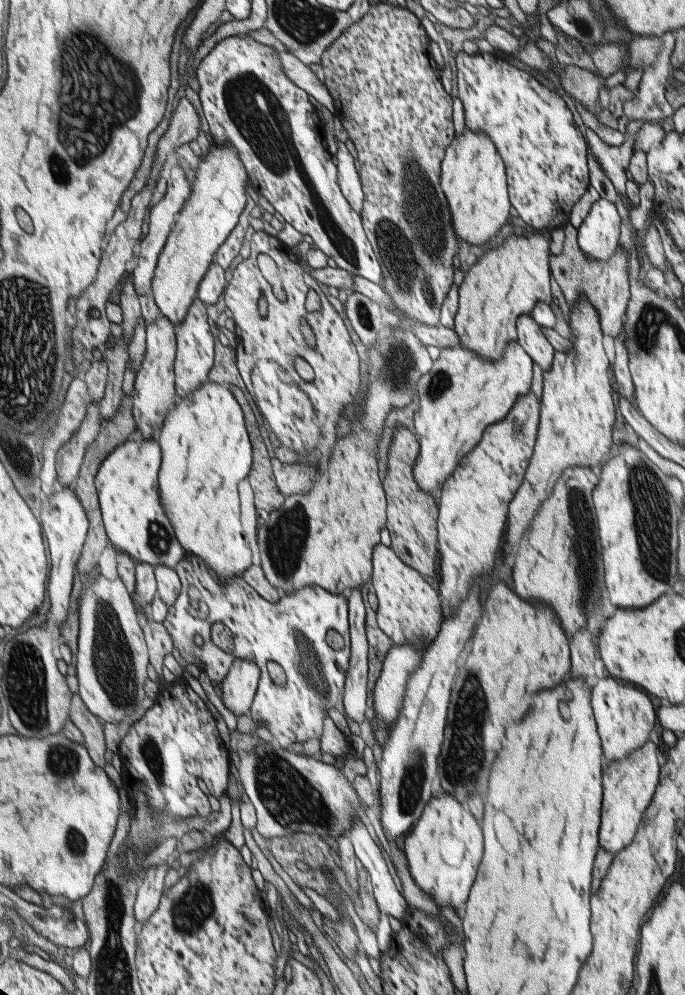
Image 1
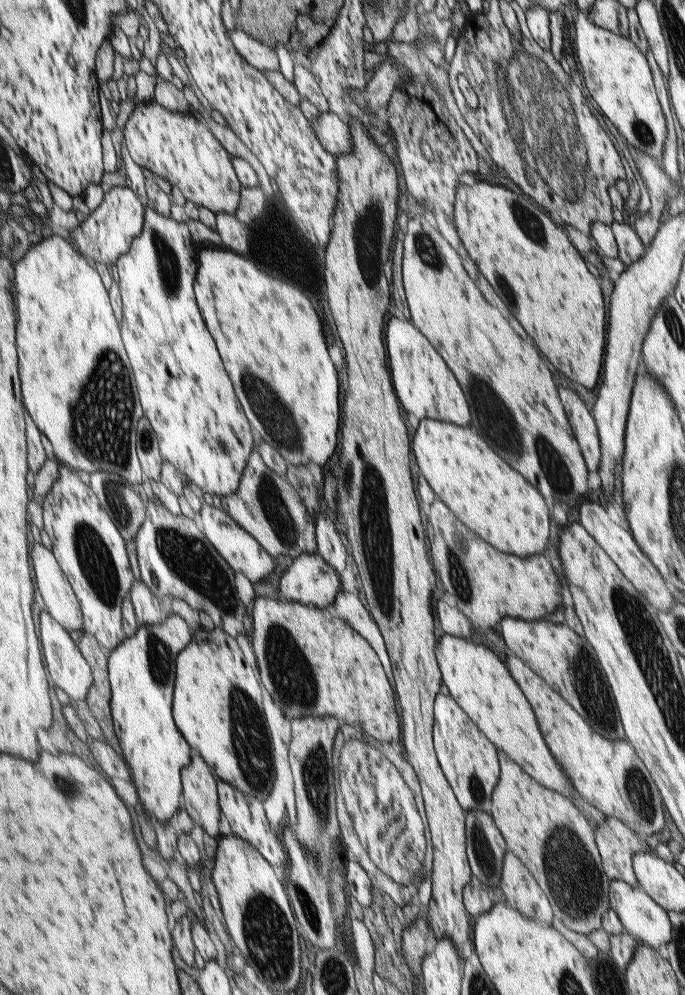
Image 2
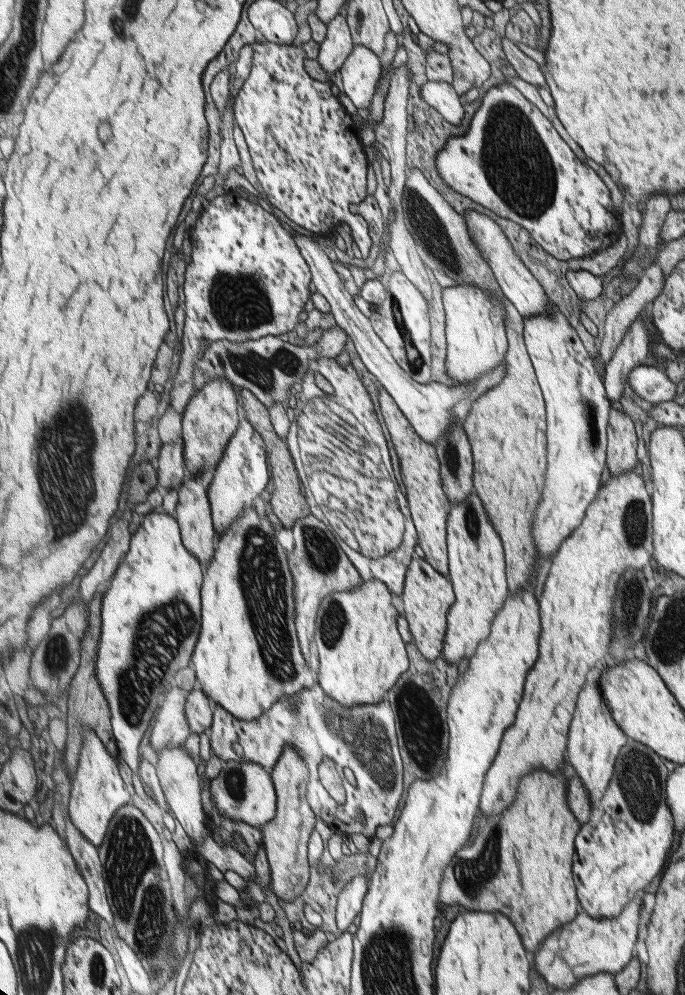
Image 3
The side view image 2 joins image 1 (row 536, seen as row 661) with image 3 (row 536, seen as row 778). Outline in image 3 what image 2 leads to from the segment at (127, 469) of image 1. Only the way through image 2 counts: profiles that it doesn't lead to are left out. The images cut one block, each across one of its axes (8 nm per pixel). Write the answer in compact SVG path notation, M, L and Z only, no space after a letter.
M152 512L146 515L144 522L139 527L138 531L133 535L133 541L131 542L131 551L124 558L123 564L120 566L120 570L113 577L110 590L104 599L103 604L103 637L101 640L101 649L99 650L99 659L97 660L97 673L99 681L102 683L104 692L110 704L112 704L112 710L114 710L113 727L119 747L121 748L121 756L124 761L137 772L140 771L140 764L142 764L142 754L140 754L140 748L142 748L142 740L146 736L146 732L152 728L152 722L154 718L157 718L156 714L159 713L159 709L164 705L164 701L168 699L168 693L176 686L174 680L176 680L176 674L184 668L188 668L192 663L192 656L196 652L196 644L200 640L200 632L202 632L203 626L203 591L205 588L205 571L203 563L196 557L185 543L183 536L183 530L181 527L181 521L174 516L165 512Z

